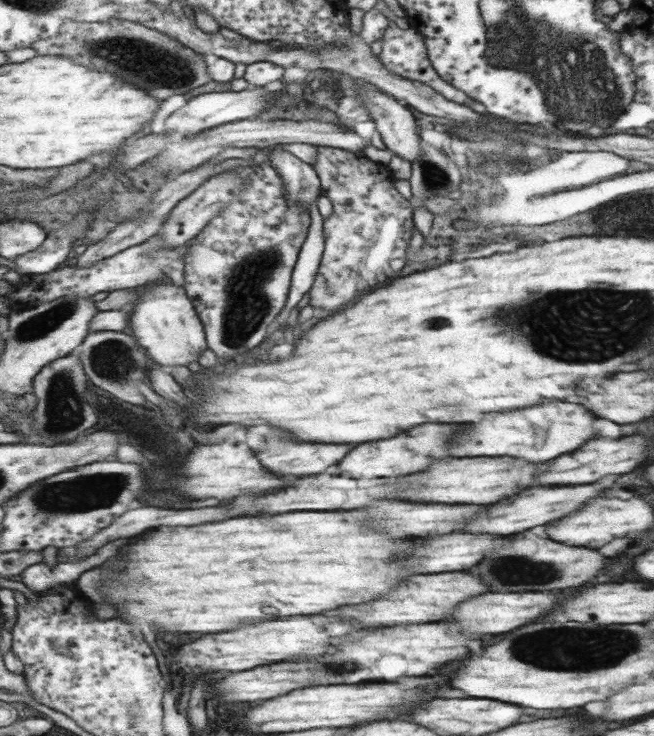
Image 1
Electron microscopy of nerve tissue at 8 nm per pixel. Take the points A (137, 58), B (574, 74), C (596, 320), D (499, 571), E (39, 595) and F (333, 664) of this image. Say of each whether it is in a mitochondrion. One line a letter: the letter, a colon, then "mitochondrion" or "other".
A: mitochondrion
B: mitochondrion
C: mitochondrion
D: mitochondrion
E: other
F: mitochondrion

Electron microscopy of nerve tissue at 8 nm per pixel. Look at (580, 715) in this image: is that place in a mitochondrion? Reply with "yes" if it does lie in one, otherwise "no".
no

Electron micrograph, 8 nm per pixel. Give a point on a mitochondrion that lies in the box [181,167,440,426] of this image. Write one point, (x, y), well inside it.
(247, 306)

